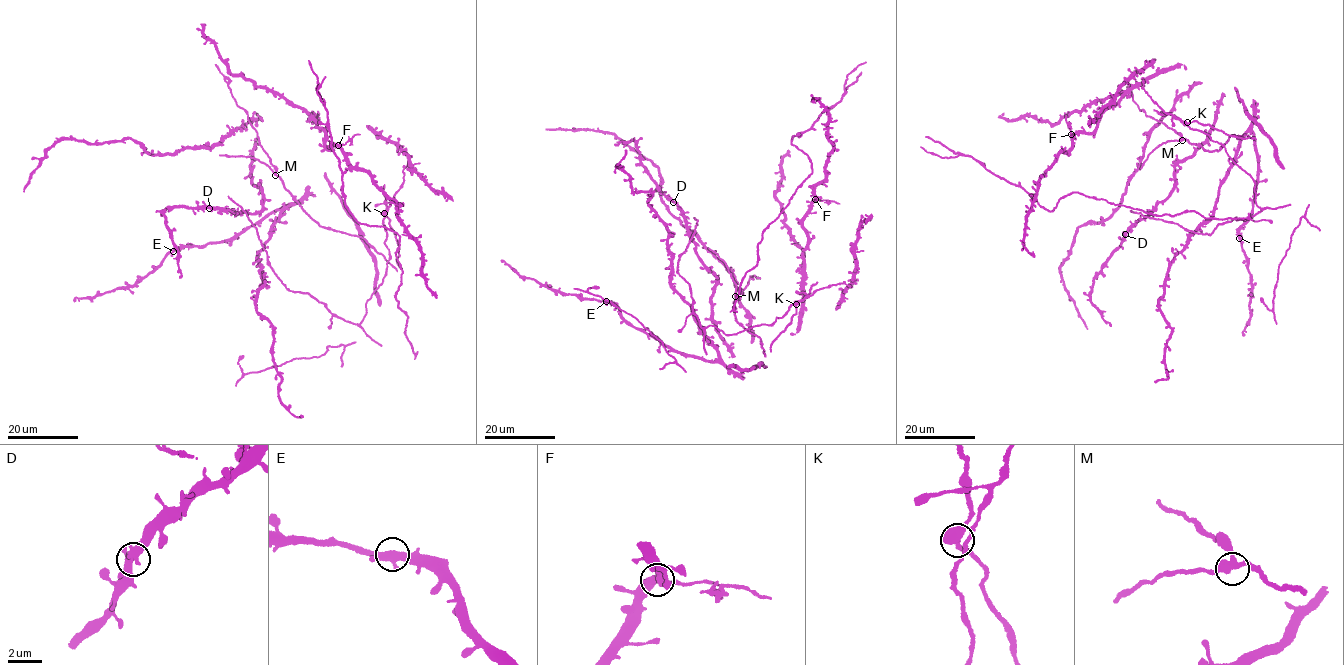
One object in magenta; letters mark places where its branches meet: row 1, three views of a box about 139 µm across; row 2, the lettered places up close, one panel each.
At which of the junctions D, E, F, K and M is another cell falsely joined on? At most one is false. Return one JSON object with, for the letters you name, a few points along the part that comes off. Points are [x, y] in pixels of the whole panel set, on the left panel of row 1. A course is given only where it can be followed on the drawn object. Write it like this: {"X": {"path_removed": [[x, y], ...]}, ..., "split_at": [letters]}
{"F": {"path_removed": [[338, 146], [359, 134]]}, "split_at": ["F"]}

